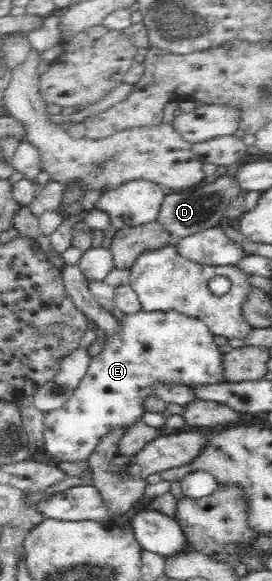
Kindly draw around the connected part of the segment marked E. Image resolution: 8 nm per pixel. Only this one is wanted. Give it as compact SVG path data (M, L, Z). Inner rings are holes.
M174 310L170 312L162 311L138 311L132 315L125 315L122 321L118 320L118 332L112 332L112 334L106 334L106 346L102 350L102 354L94 356L90 360L90 365L87 367L86 375L83 376L83 380L79 383L78 388L74 390L74 393L70 398L64 403L64 406L58 407L56 410L51 410L45 413L43 418L43 443L44 443L44 453L46 457L54 459L56 462L87 462L90 458L90 454L93 454L94 450L98 445L101 444L101 440L108 436L114 430L120 428L122 430L128 429L138 421L141 421L142 414L146 412L144 409L144 400L155 394L155 389L158 385L180 385L188 386L206 386L206 385L217 385L218 383L225 382L226 370L225 363L222 363L224 355L218 350L218 346L214 342L214 336L210 333L210 330L196 318L188 317L184 314L179 314Z

